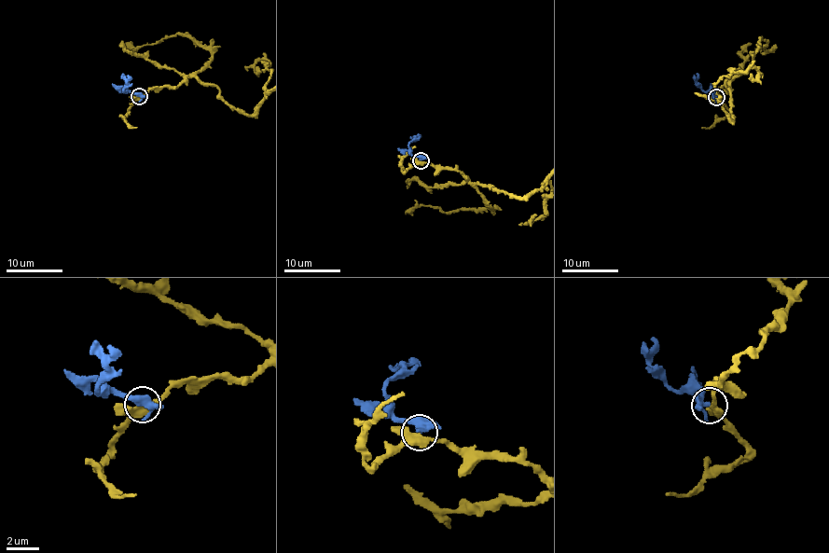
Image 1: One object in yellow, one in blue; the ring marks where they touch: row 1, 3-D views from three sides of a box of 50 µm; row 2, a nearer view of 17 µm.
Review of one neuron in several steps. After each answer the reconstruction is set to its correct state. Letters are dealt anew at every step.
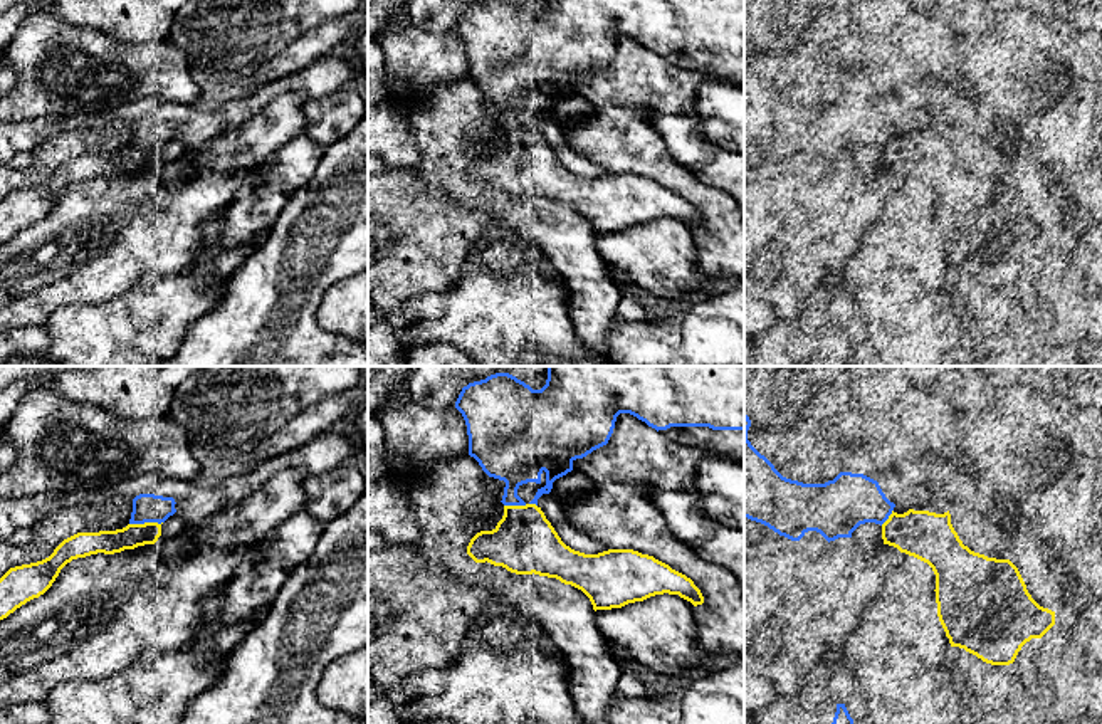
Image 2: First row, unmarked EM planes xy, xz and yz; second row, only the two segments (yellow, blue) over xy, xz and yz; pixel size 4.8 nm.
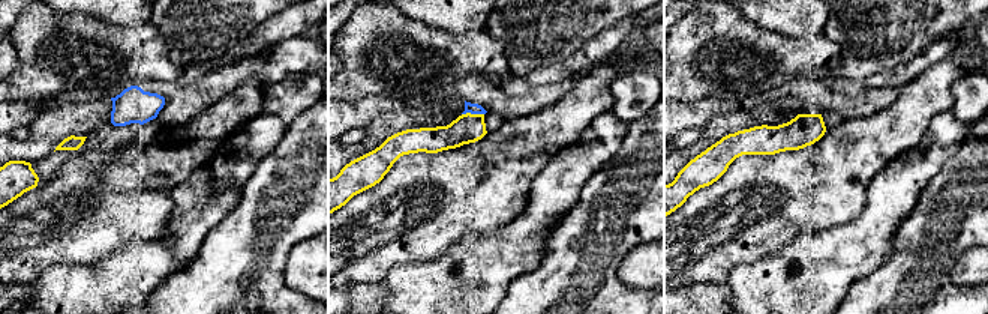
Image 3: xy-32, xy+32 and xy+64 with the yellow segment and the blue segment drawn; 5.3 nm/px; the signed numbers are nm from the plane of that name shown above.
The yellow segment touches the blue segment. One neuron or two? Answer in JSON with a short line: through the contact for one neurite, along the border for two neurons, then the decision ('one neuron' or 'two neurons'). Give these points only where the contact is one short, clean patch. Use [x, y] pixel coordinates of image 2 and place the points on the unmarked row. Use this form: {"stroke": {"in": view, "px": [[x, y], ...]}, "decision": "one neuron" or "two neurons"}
{"decision": "two neurons"}

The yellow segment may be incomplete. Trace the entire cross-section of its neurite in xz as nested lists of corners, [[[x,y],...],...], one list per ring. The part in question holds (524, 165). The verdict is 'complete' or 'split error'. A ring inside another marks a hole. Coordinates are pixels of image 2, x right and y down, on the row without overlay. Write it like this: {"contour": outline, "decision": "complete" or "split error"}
{"contour": [[[536,128],[504,129],[504,139],[492,155],[477,156],[467,178],[475,186],[502,190],[516,198],[539,198],[556,202],[564,208],[581,213],[591,225],[593,233],[622,232],[628,227],[643,225],[655,218],[679,218],[694,230],[704,227],[701,213],[690,202],[672,193],[653,180],[633,173],[608,173],[598,178],[585,178],[566,170],[541,131]]], "decision": "complete"}

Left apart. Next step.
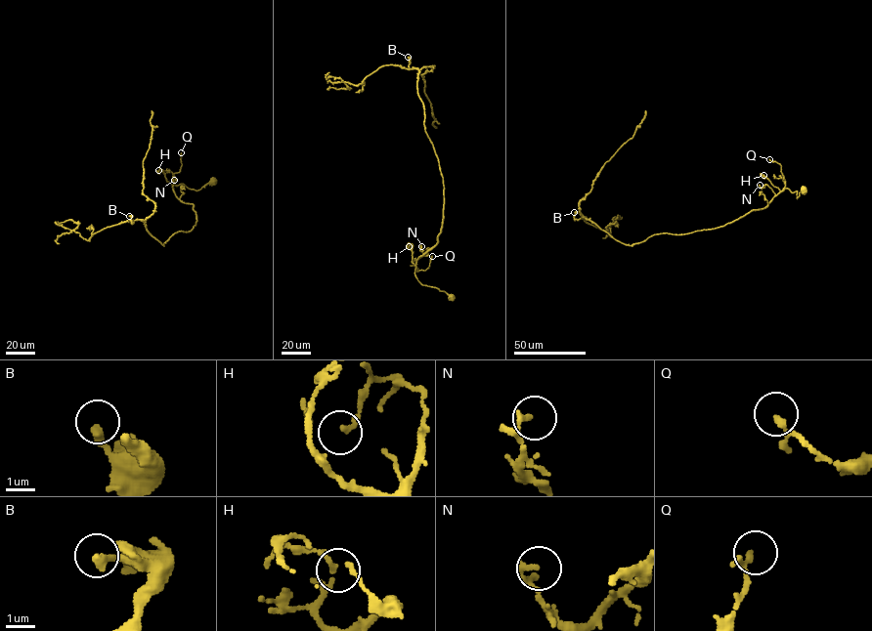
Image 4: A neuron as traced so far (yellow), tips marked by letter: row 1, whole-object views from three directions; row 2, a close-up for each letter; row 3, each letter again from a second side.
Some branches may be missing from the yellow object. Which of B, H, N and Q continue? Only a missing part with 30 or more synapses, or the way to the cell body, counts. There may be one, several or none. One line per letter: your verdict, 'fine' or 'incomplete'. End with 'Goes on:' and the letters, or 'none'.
B: fine
H: fine
N: fine
Q: fine
Goes on: none

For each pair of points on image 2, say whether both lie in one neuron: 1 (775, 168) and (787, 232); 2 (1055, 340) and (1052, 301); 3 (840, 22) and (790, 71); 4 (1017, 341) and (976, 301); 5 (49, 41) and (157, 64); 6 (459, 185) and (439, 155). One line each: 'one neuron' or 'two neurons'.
1: two neurons
2: one neuron
3: two neurons
4: one neuron
5: one neuron
6: one neuron

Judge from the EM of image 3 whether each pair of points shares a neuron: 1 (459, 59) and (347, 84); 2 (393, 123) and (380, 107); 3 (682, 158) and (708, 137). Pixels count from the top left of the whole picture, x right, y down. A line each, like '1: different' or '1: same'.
1: same
2: different
3: same

